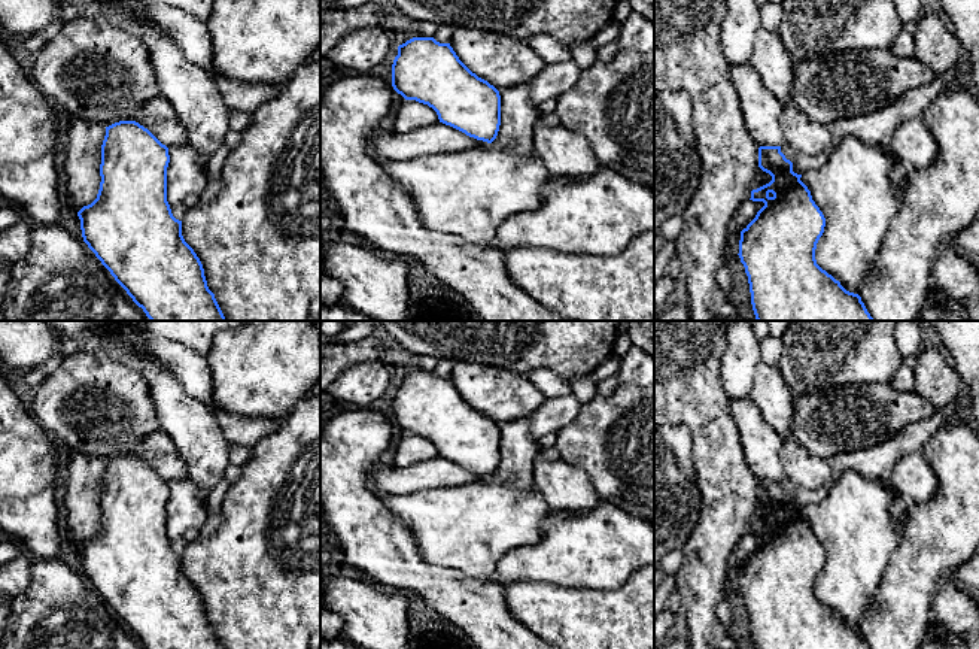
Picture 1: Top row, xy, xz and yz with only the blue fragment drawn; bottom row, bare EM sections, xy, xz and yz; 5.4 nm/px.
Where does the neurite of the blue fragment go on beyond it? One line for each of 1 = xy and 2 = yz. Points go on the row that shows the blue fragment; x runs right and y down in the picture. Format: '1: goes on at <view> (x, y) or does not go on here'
1: does not go on here
2: does not go on here

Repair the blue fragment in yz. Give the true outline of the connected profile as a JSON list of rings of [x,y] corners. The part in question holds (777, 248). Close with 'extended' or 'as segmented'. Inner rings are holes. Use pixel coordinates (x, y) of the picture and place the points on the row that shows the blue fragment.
[[[760,146],[758,148],[758,167],[772,176],[772,181],[757,189],[751,191],[753,201],[763,201],[764,206],[757,212],[755,218],[741,231],[739,240],[739,258],[745,267],[745,273],[748,276],[750,292],[751,292],[751,304],[757,321],[873,321],[870,313],[867,312],[861,297],[858,294],[846,291],[839,280],[836,280],[831,275],[823,270],[815,260],[815,249],[820,237],[824,233],[826,218],[820,207],[812,200],[811,191],[800,181],[802,175],[793,172],[793,163],[785,158],[781,152],[781,146]]] | as segmented

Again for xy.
[[[136,121],[106,127],[97,198],[77,216],[83,242],[151,321],[226,321],[167,201],[168,148]]] | as segmented

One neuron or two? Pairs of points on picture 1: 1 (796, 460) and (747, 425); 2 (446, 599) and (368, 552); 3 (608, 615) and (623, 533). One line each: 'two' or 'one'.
1: two
2: one
3: two

